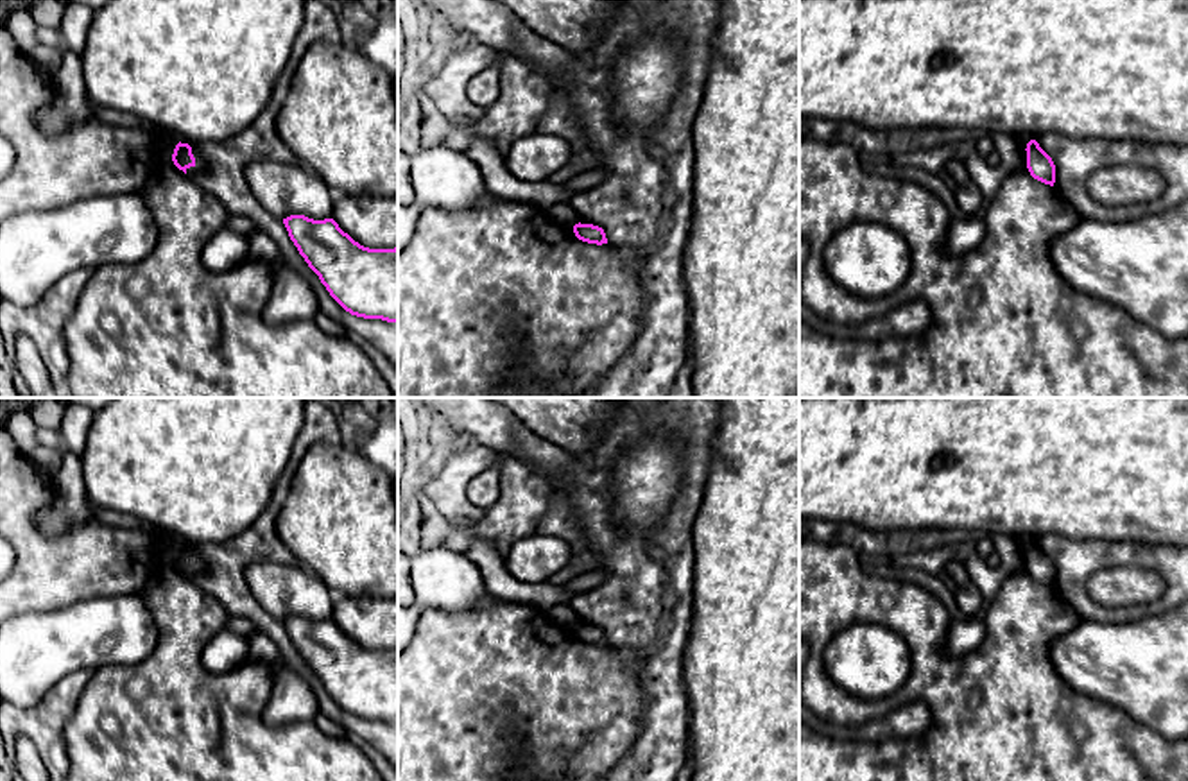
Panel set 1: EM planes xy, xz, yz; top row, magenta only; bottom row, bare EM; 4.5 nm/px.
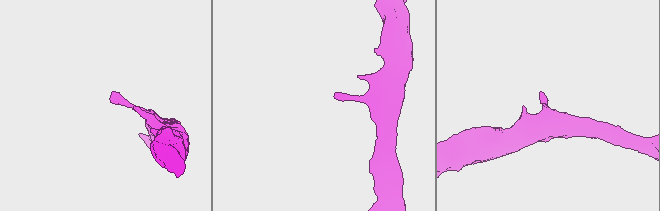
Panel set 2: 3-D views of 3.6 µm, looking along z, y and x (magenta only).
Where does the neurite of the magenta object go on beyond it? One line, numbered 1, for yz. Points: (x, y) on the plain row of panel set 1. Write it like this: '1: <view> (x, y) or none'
1: none

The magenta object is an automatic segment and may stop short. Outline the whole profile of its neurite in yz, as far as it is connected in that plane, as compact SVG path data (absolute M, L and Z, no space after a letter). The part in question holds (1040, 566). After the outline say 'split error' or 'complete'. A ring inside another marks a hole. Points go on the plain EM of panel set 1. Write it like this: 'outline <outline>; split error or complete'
outline M1036 541L1027 545L1027 570L1030 577L1045 586L1054 588L1055 566L1052 559L1039 548Z; complete

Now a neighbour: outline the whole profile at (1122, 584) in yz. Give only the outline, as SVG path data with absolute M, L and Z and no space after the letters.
M1115 564L1089 579L1089 595L1107 607L1150 604L1163 591L1159 573L1138 564Z

